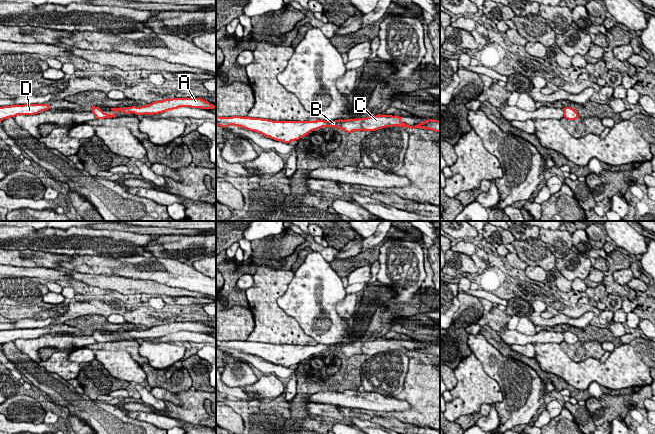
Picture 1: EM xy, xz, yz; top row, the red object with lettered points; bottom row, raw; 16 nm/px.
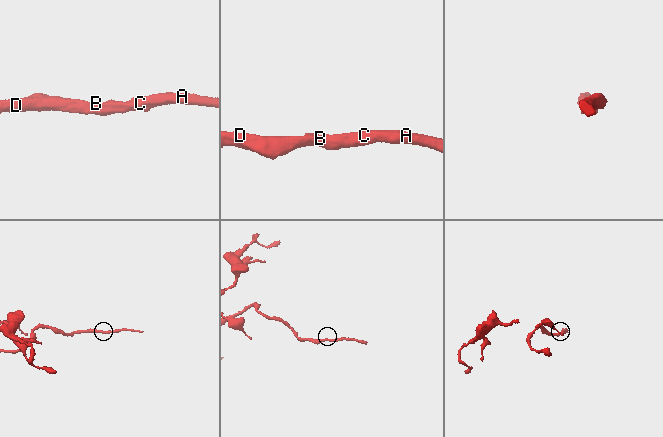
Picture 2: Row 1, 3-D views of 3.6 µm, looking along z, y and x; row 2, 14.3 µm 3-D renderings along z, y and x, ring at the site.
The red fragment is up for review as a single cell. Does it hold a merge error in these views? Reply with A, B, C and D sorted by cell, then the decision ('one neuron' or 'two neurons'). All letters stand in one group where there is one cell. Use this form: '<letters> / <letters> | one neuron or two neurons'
A B C D | one neuron

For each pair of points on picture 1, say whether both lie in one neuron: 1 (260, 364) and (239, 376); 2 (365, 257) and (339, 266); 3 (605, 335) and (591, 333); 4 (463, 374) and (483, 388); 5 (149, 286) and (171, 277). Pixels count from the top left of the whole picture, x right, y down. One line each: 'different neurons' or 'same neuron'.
1: different neurons
2: same neuron
3: same neuron
4: same neuron
5: different neurons

